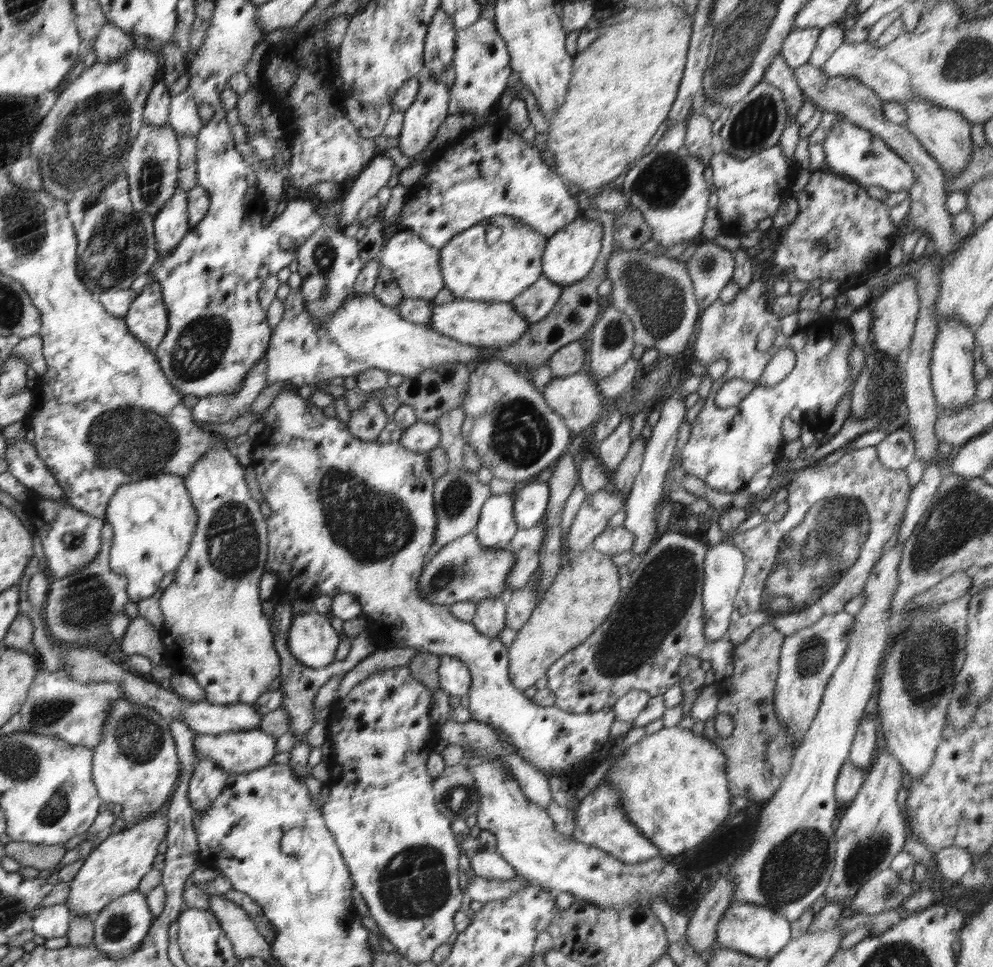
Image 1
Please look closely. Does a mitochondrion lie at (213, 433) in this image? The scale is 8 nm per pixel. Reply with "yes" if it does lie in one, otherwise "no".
no

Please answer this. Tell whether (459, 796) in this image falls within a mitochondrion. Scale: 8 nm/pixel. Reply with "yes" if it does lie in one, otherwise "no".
yes

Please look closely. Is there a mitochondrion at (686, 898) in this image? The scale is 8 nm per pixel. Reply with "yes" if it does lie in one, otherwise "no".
no

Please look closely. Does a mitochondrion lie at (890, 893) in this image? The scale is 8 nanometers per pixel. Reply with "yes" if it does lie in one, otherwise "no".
yes

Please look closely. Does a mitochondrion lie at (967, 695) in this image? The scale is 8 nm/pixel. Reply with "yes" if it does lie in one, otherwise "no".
yes

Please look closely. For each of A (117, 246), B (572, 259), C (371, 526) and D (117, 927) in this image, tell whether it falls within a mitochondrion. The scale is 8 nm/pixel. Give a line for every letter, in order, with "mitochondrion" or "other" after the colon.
A: mitochondrion
B: other
C: mitochondrion
D: mitochondrion

